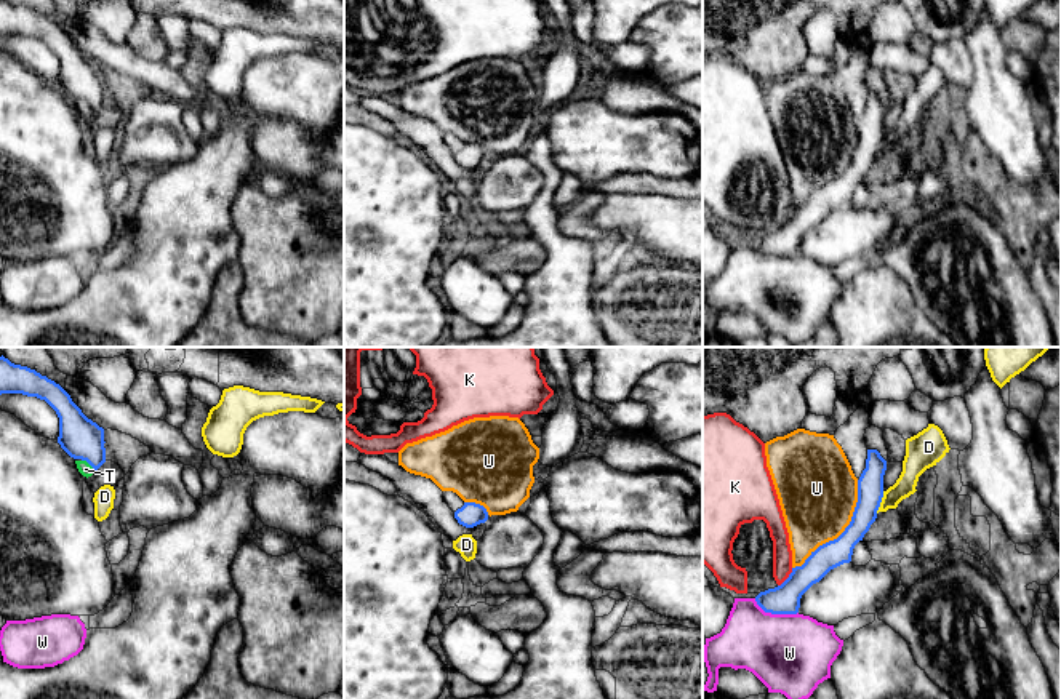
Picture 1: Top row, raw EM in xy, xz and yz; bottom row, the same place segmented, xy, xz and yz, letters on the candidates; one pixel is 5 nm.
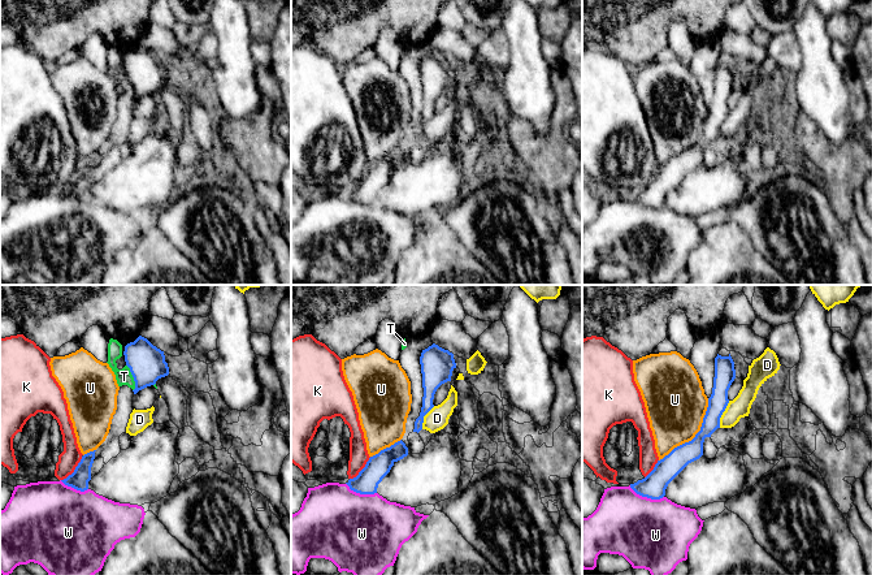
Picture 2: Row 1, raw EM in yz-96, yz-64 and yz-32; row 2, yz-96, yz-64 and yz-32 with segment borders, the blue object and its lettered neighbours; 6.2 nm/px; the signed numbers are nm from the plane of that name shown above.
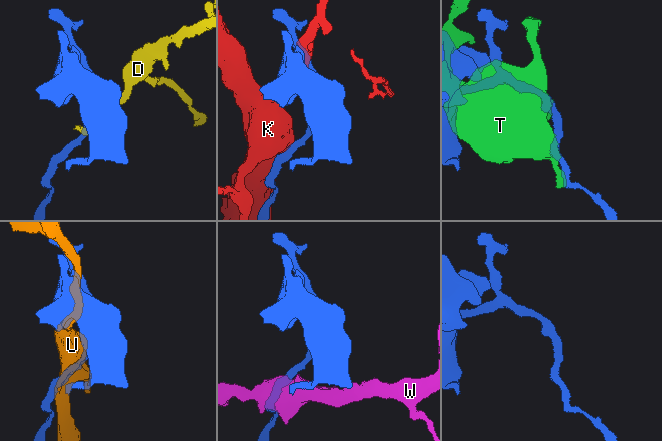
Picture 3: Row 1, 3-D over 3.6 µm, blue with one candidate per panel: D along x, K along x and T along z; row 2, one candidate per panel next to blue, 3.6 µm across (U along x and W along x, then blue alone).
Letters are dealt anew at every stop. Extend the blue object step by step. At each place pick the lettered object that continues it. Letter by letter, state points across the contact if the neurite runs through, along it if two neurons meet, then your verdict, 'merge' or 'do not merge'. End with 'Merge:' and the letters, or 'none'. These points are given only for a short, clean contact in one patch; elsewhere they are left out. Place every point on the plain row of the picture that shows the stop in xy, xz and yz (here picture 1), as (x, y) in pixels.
D: border yz (884, 133), (876, 154); do not merge
K: do not merge
T: do not merge
U: do not merge
W: do not merge
Merge: none

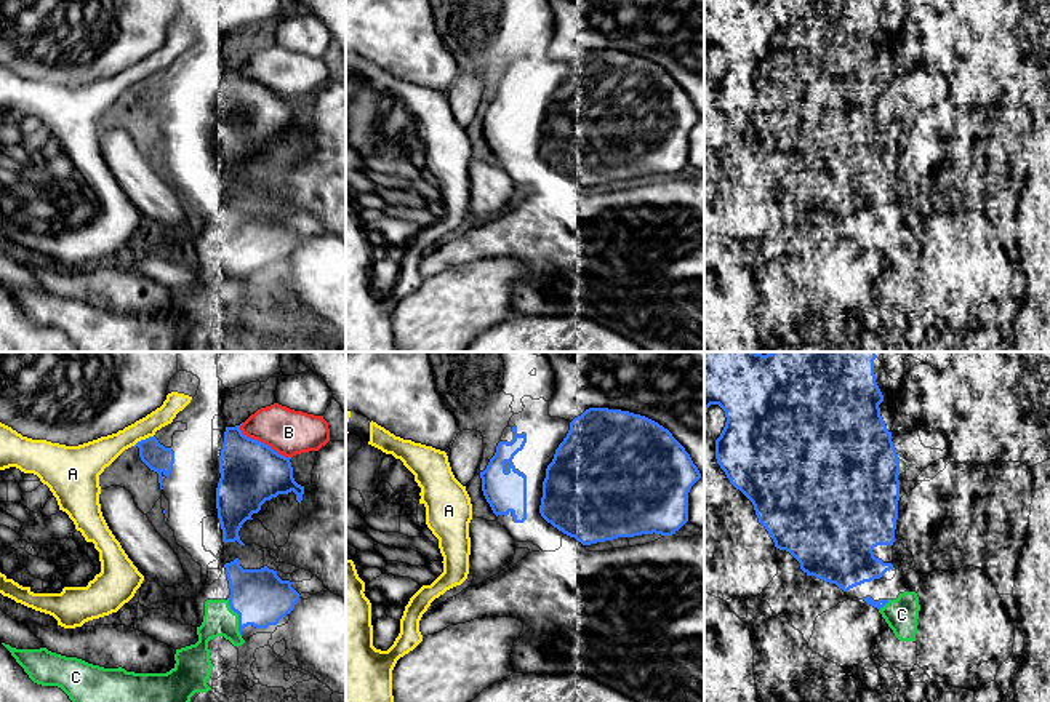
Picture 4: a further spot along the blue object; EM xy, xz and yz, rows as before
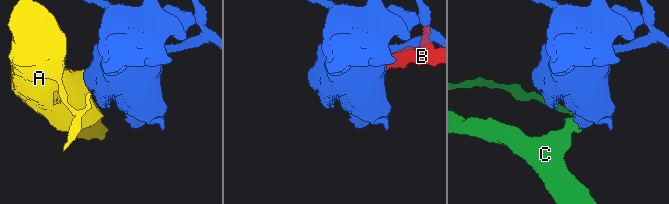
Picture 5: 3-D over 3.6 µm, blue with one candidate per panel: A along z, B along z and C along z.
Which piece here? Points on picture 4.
A: do not merge
B: do not merge
C: merge
Merge: C

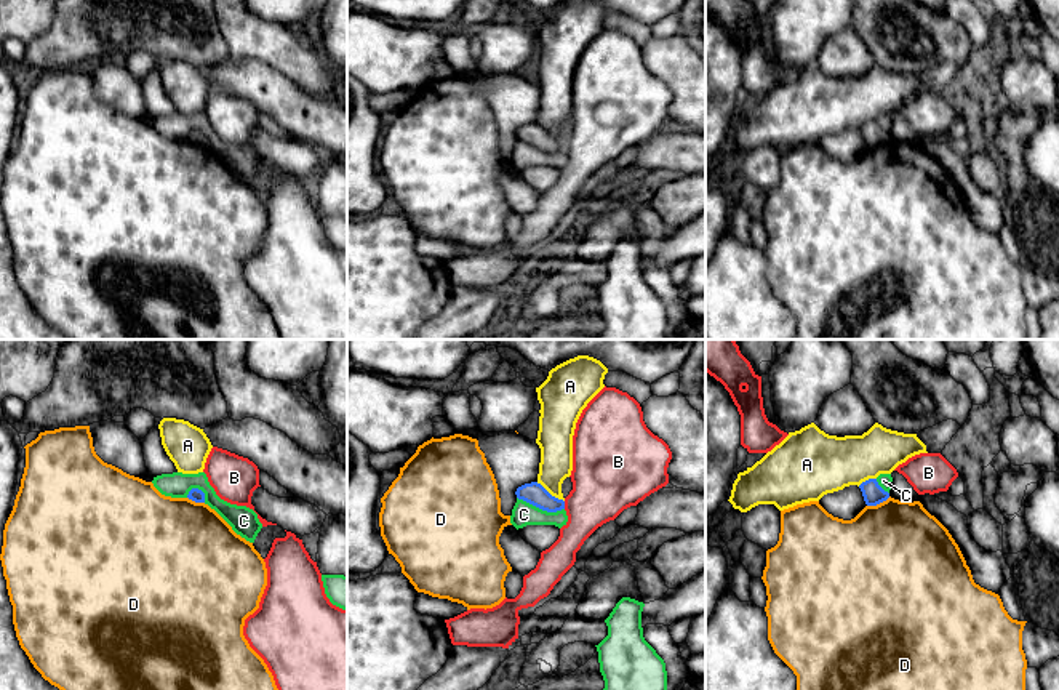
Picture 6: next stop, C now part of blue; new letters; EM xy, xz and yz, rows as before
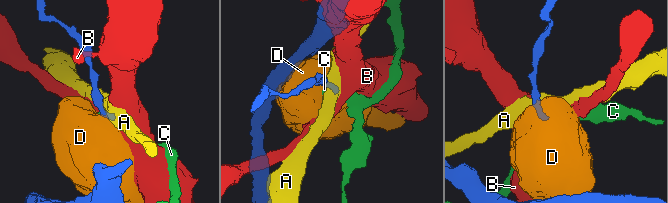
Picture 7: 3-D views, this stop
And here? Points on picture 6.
A: do not merge
B: border xz (563, 143), (565, 149); do not merge
C: border xz (517, 138), (547, 152), (563, 151); do not merge
D: do not merge
Merge: none

